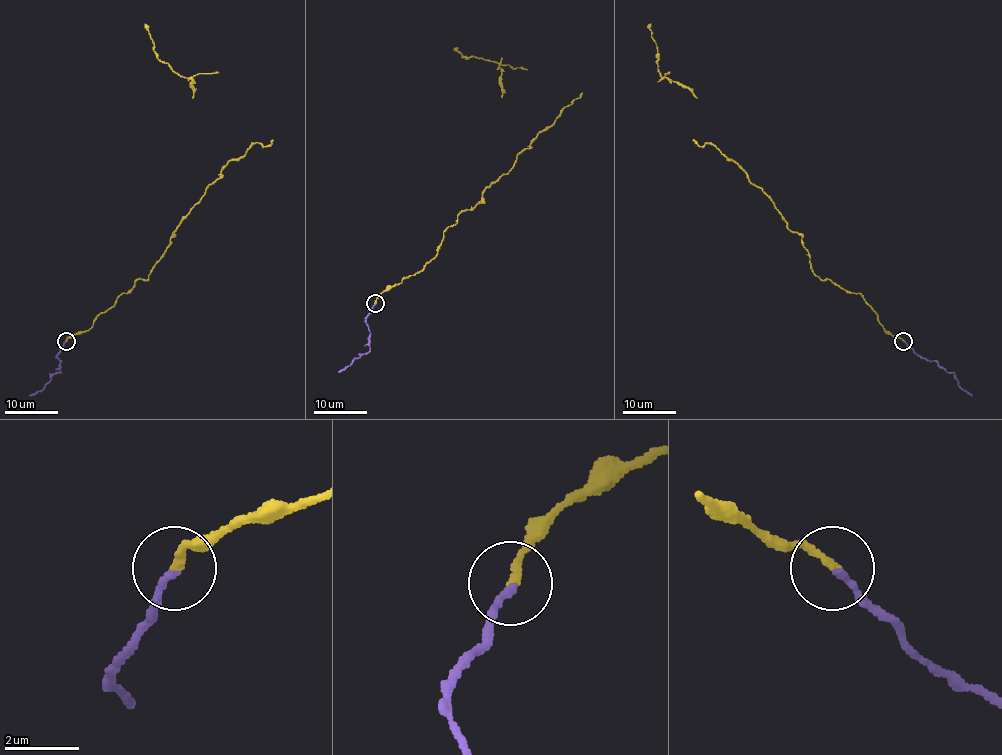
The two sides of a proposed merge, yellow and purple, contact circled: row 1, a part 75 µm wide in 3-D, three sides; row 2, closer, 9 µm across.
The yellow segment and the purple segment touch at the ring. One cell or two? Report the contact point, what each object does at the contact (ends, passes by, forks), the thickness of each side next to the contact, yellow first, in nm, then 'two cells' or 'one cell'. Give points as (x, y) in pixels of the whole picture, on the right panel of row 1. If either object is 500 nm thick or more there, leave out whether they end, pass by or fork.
at (903, 341); yellow ends there; purple ends there; 220 nm thick on the yellow side, 190 nm on the other; two cells

